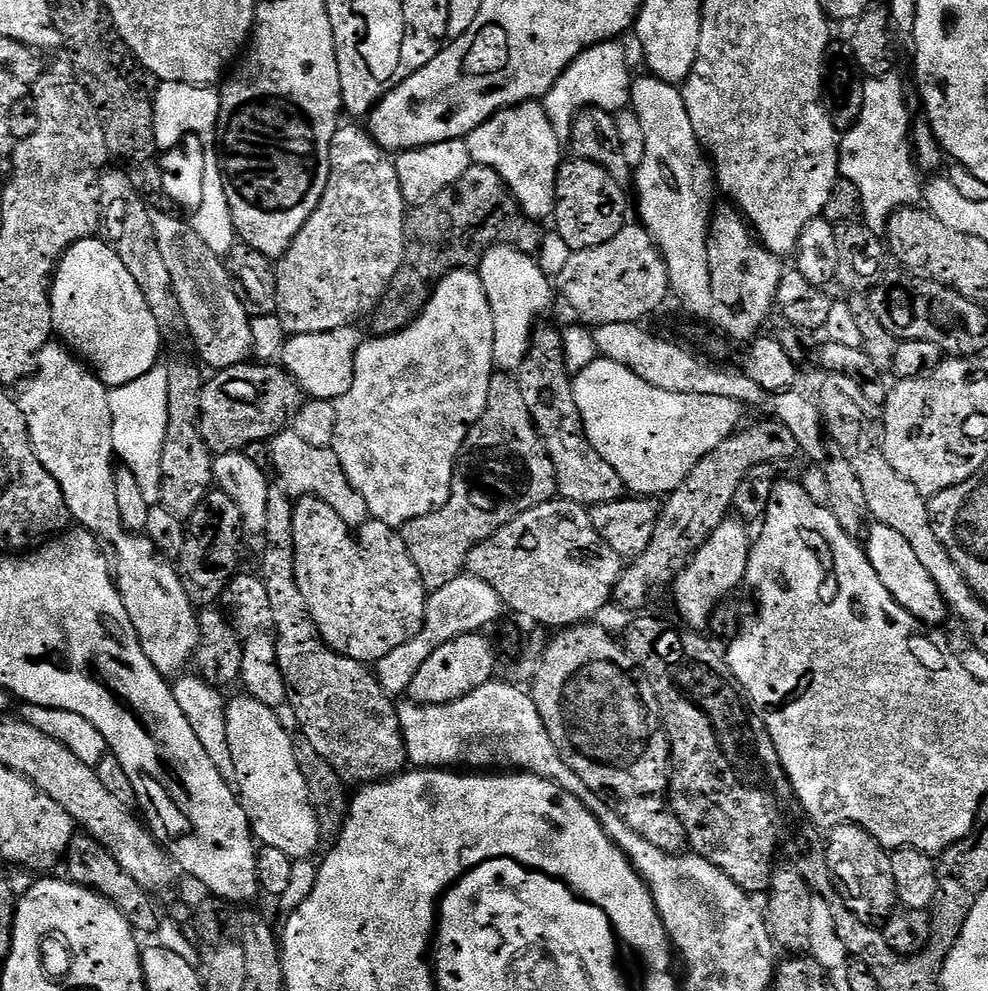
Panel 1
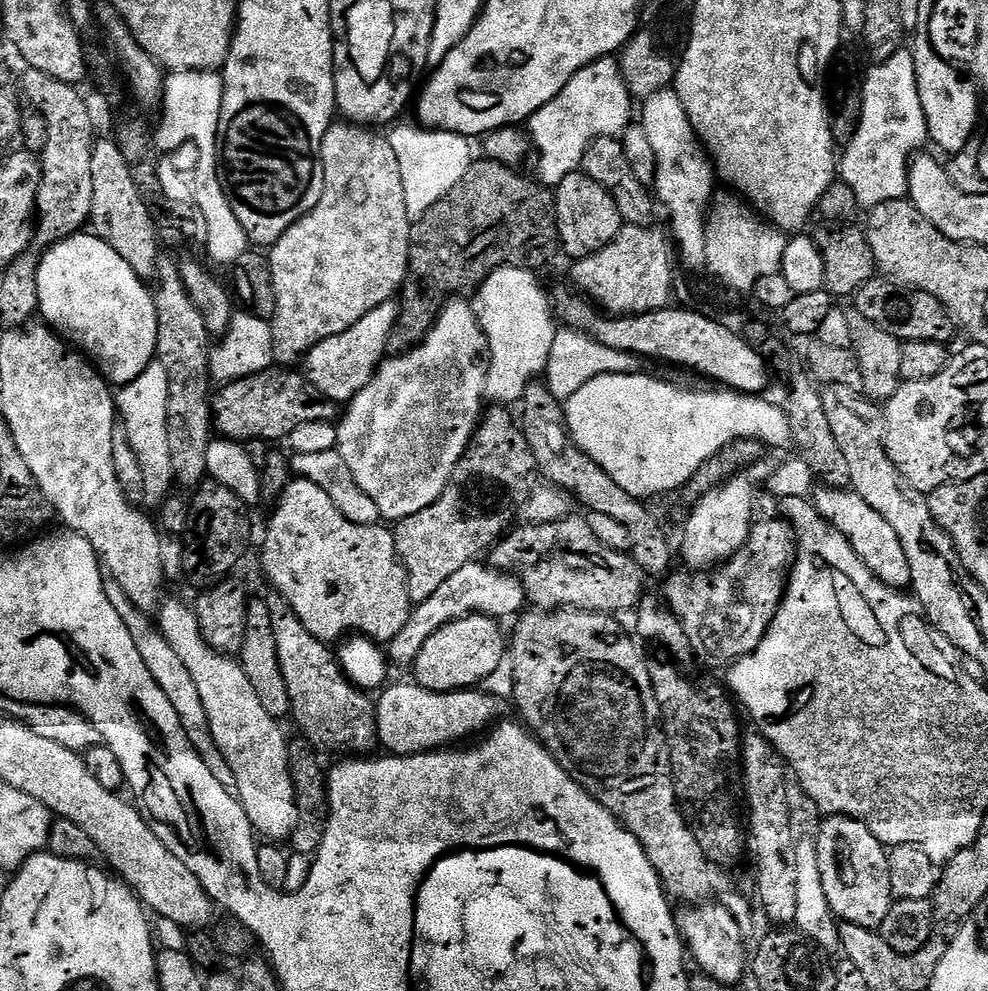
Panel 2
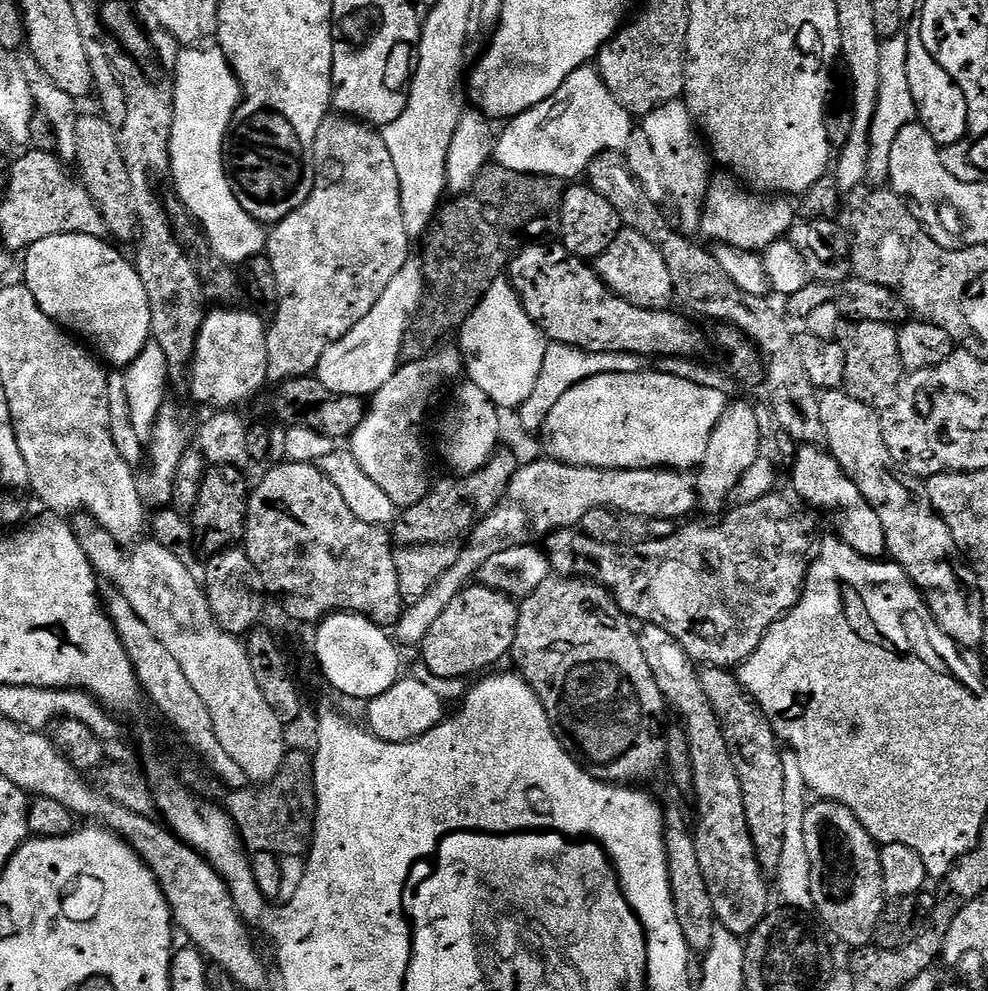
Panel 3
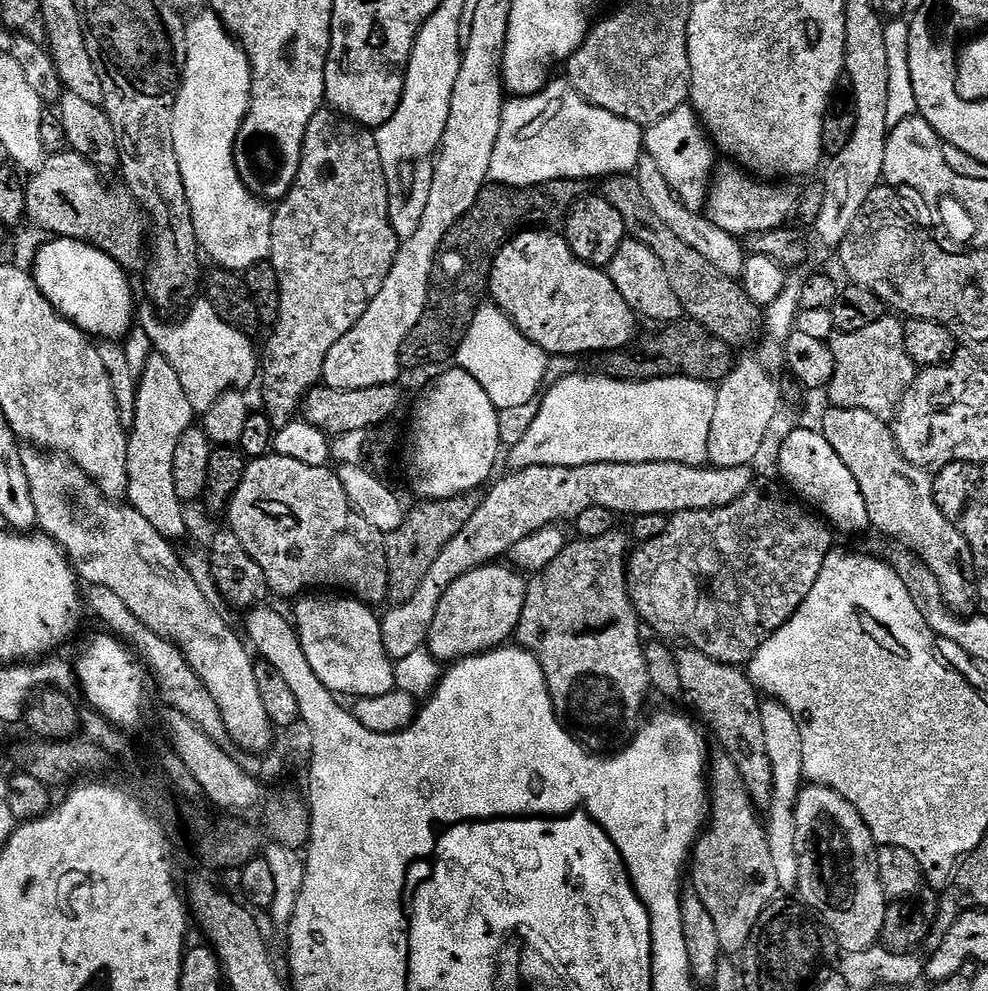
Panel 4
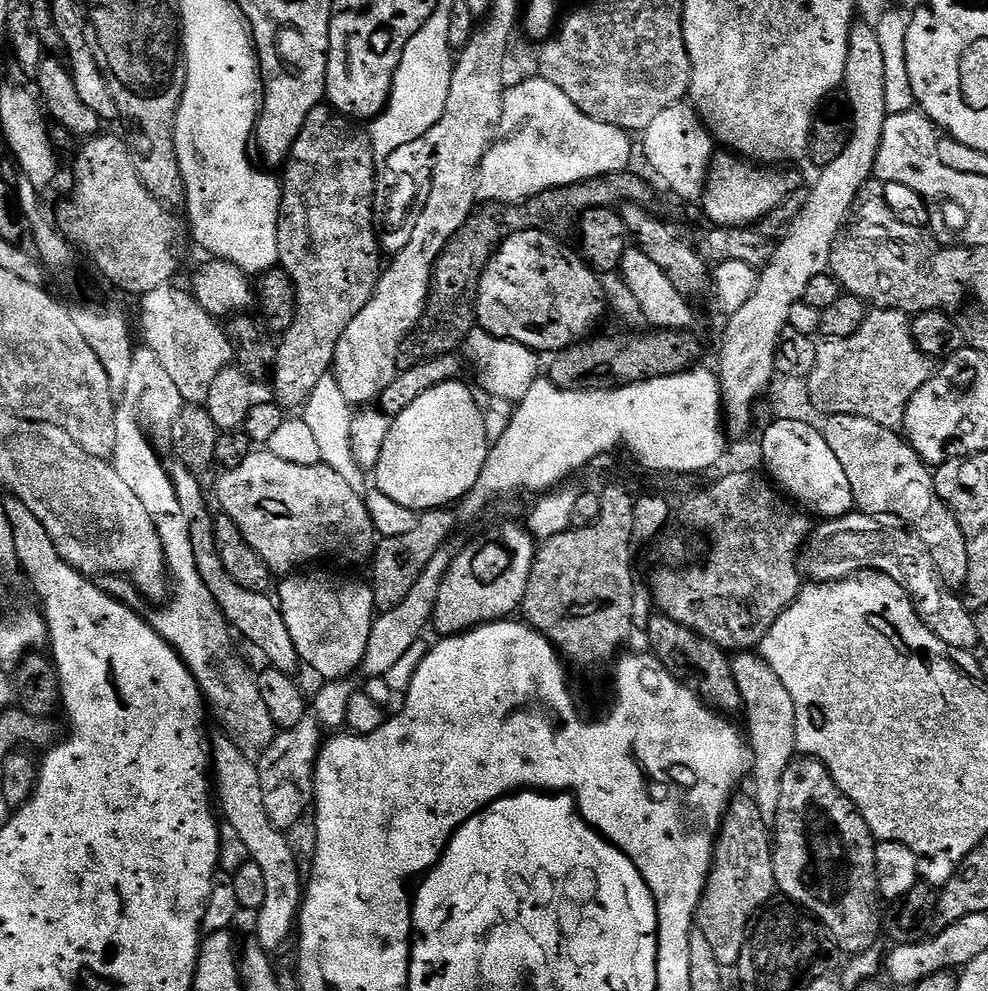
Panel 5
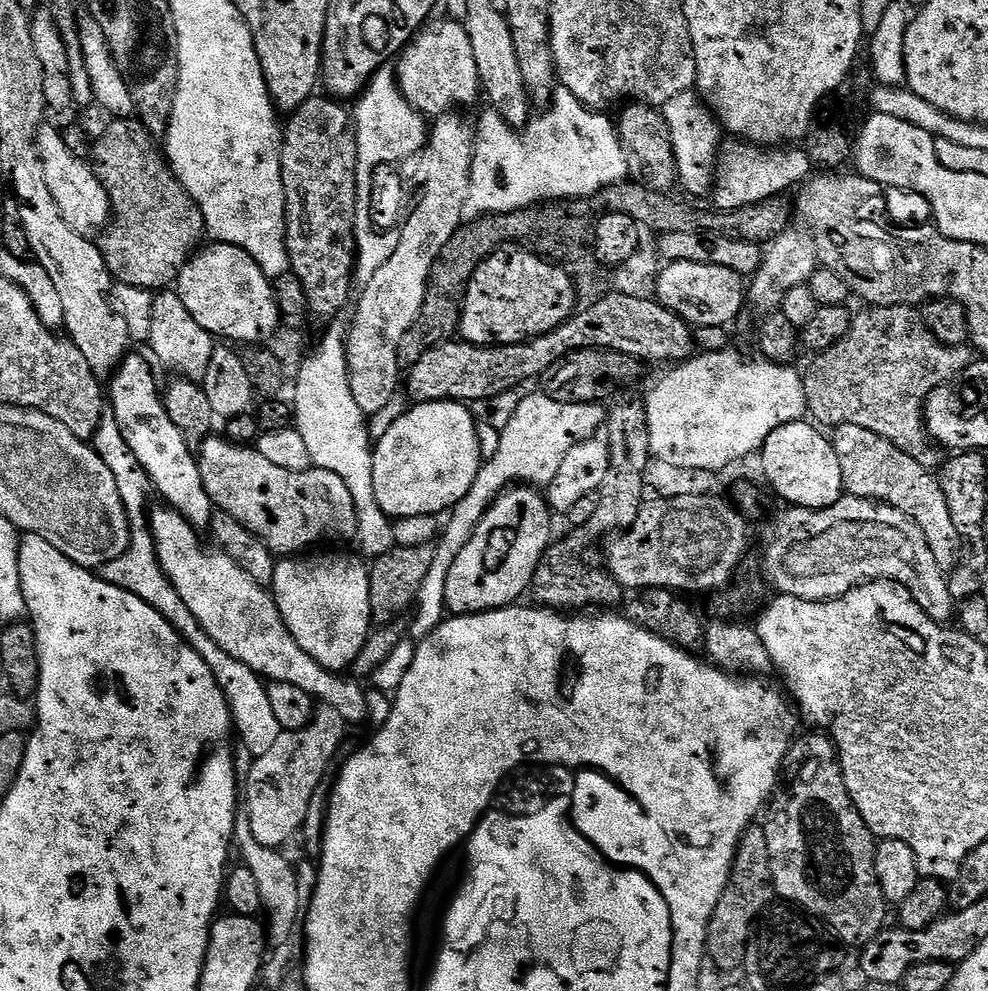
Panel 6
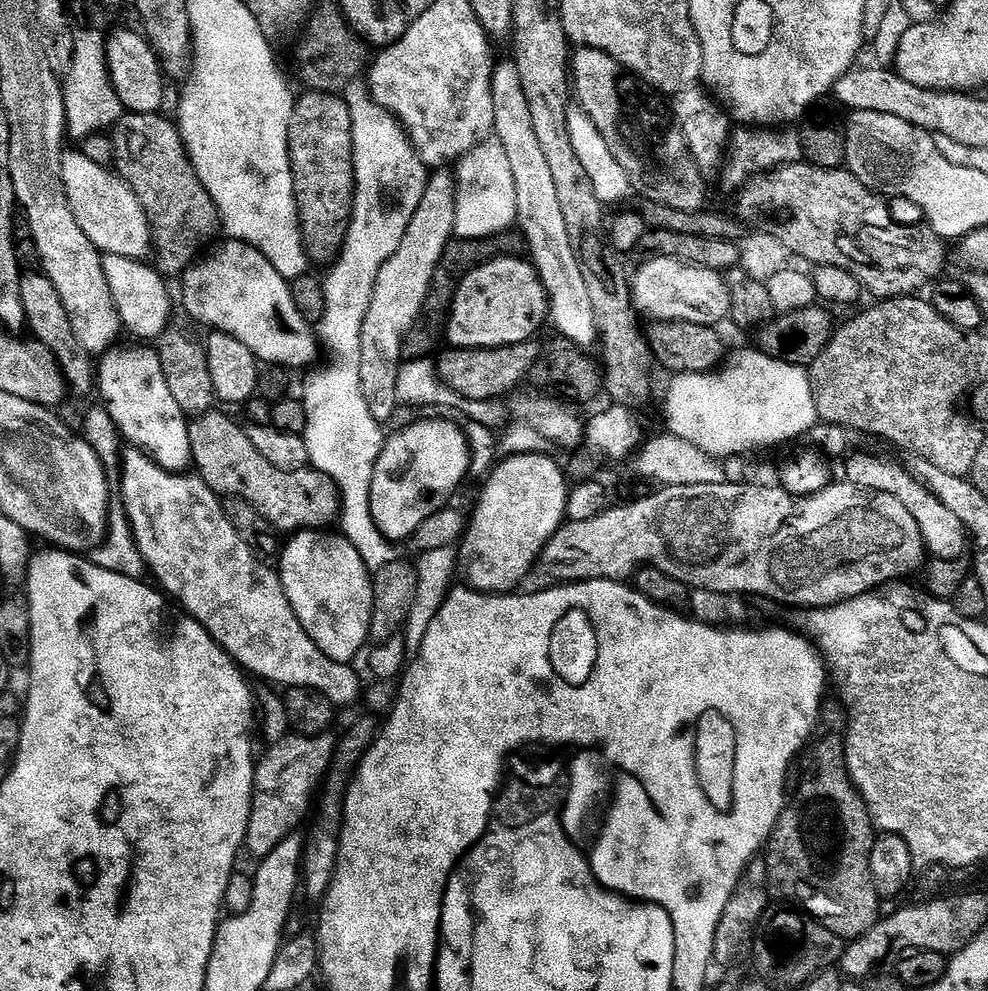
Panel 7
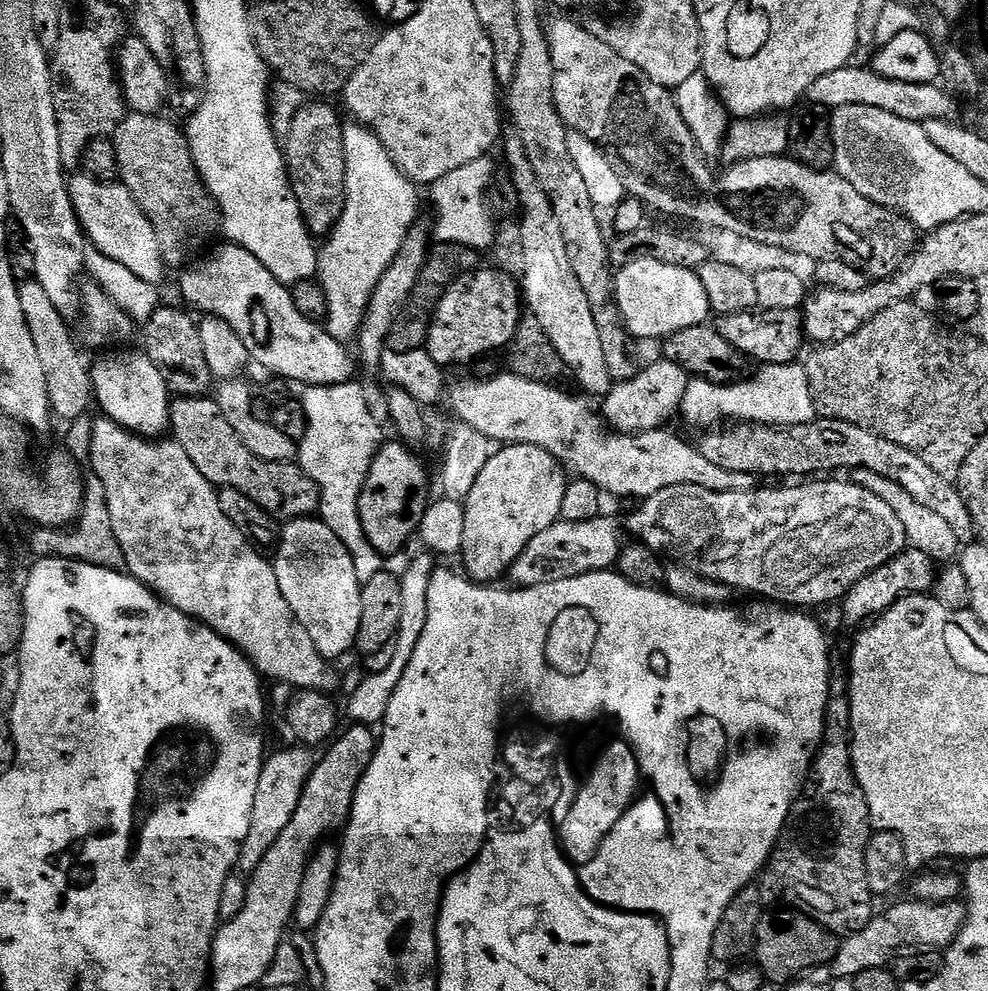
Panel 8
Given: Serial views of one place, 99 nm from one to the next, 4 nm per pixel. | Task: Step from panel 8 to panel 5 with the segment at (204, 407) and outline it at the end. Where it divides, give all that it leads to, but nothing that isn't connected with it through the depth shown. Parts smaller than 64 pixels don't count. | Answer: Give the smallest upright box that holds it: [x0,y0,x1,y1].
[216,450,378,578]

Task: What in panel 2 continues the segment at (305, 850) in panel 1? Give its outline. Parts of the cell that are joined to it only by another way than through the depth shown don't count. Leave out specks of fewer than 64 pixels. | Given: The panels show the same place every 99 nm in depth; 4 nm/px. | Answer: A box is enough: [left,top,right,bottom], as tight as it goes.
[158,599,298,842]

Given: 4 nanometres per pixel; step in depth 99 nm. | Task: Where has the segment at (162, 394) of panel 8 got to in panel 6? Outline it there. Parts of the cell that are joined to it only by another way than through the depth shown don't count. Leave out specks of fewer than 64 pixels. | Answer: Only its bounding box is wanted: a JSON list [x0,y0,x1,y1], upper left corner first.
[110,354,214,530]

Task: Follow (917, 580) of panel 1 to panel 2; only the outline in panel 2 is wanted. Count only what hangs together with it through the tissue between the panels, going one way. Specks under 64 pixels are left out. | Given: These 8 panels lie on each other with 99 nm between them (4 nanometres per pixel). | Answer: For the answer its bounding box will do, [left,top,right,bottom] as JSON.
[811,486,911,590]

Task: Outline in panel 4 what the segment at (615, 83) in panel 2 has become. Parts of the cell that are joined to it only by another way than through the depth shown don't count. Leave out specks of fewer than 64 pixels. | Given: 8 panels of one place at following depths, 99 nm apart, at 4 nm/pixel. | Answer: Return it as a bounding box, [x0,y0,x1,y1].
[488,78,645,188]

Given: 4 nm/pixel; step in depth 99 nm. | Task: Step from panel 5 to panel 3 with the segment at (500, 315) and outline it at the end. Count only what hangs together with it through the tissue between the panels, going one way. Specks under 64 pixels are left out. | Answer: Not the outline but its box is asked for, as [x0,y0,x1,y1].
[506,242,704,358]

